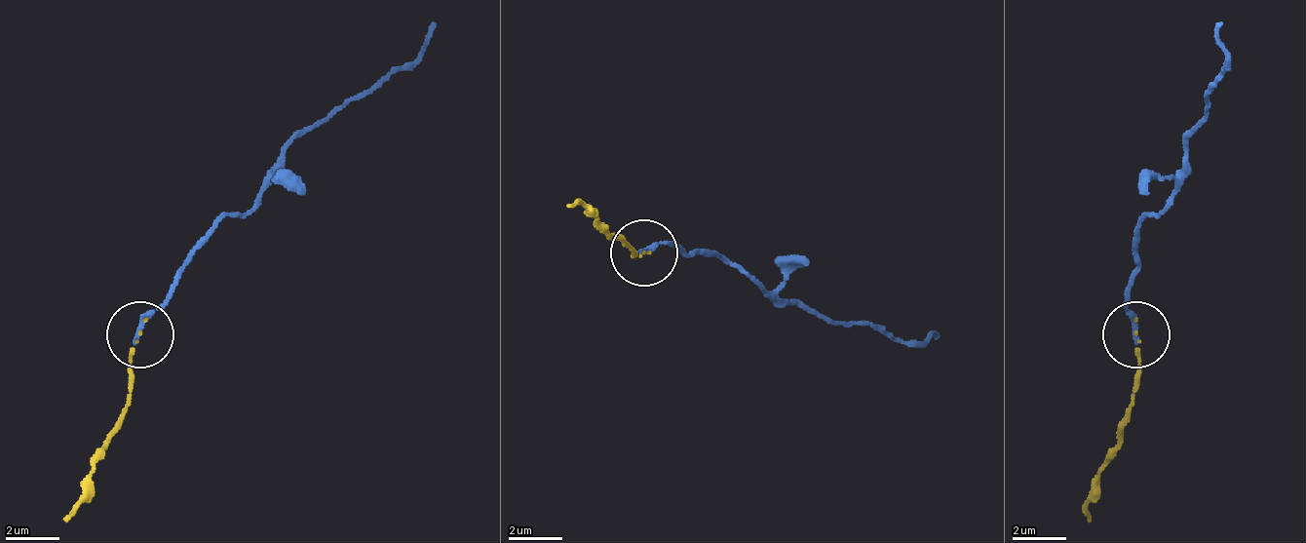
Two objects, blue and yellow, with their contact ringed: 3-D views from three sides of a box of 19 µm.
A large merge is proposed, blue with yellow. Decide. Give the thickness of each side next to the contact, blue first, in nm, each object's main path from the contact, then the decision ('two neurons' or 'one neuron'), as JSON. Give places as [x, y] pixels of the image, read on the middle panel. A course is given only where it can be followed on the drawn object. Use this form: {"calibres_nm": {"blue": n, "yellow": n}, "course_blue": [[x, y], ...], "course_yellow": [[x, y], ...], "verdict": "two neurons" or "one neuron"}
{"calibres_nm": {"blue": 240, "yellow": 110}, "course_blue": [[642, 251], [715, 251], [762, 290], [789, 297], [816, 318], [883, 325], [923, 344], [937, 338]], "course_yellow": [[642, 251], [635, 251], [595, 217], [568, 204]], "verdict": "one neuron"}

